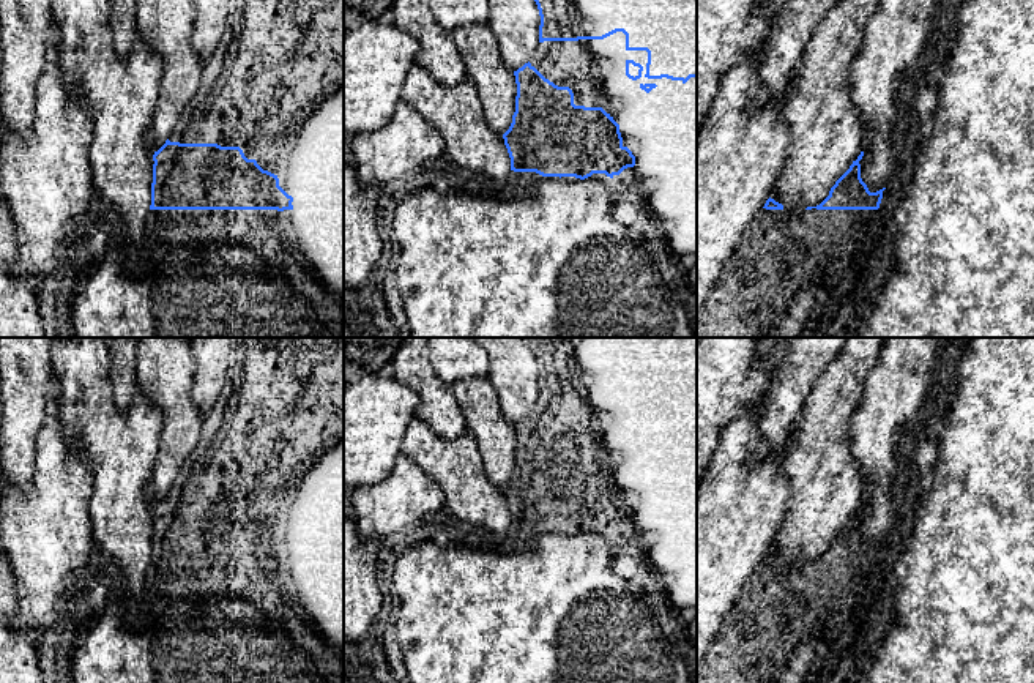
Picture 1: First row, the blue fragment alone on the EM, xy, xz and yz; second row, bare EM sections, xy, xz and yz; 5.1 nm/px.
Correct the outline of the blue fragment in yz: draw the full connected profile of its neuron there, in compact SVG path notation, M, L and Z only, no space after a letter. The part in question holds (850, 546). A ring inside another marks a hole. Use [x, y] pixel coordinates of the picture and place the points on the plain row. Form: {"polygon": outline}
{"polygon": "M864 505L857 509L850 522L835 535L829 549L816 560L807 560L805 563L878 563L883 543L870 546L867 538L861 532L861 517Z"}

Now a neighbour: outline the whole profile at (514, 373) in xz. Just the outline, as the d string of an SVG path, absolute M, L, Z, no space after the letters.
M471 338L489 355L487 380L498 394L503 416L517 424L539 397L541 369L523 338Z

